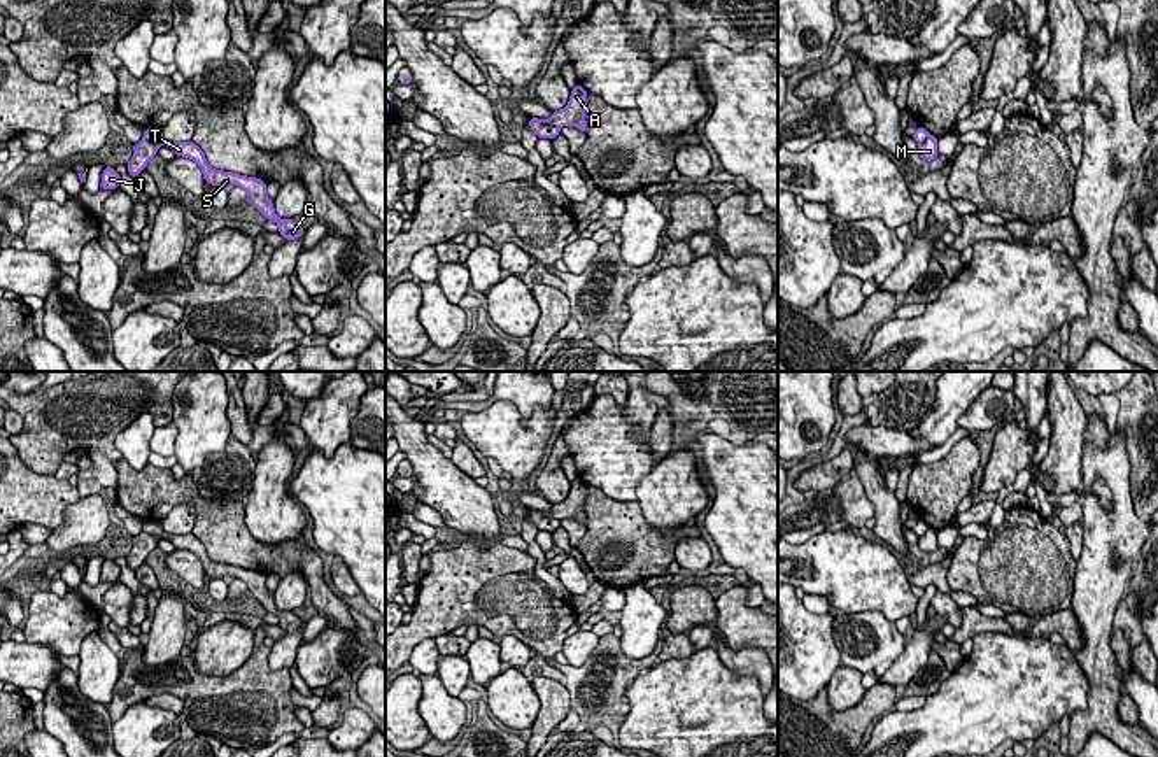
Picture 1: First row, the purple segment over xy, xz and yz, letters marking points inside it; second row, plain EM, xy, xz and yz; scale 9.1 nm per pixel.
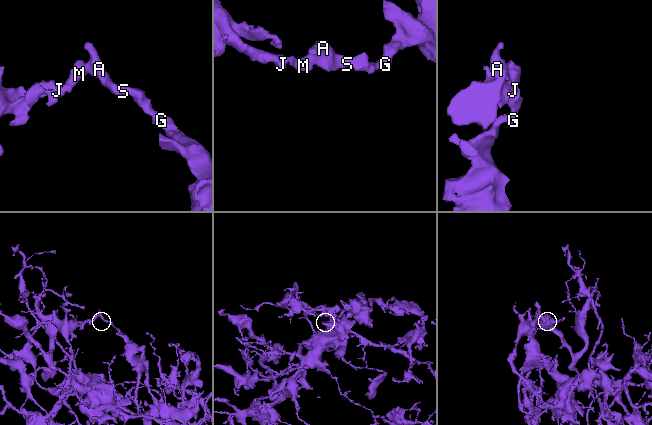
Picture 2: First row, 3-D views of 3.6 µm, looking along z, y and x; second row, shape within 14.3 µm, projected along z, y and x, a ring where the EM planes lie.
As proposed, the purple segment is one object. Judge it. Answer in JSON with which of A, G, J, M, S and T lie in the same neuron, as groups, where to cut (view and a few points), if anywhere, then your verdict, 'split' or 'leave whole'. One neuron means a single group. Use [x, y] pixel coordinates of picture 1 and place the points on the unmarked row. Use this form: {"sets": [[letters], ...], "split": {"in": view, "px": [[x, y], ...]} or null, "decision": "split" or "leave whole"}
{"sets": [["A", "G", "S", "T"], ["J", "M"]], "split": {"in": "xy", "px": [[144, 530], [162, 537]]}, "decision": "split"}

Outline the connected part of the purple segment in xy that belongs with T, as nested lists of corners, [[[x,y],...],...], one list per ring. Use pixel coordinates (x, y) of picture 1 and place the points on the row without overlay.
[[[144,520],[144,531],[170,540],[175,548],[193,552],[201,561],[205,575],[208,575],[210,578],[240,578],[247,585],[247,591],[252,594],[252,598],[265,608],[265,612],[279,617],[279,626],[286,633],[303,629],[305,620],[301,620],[294,612],[280,612],[275,606],[273,594],[266,589],[265,573],[233,564],[215,562],[207,555],[203,543],[193,533],[170,534],[163,529],[159,520]]]

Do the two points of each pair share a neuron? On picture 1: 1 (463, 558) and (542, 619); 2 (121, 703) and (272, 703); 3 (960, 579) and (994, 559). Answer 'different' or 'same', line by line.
1: same
2: same
3: same

